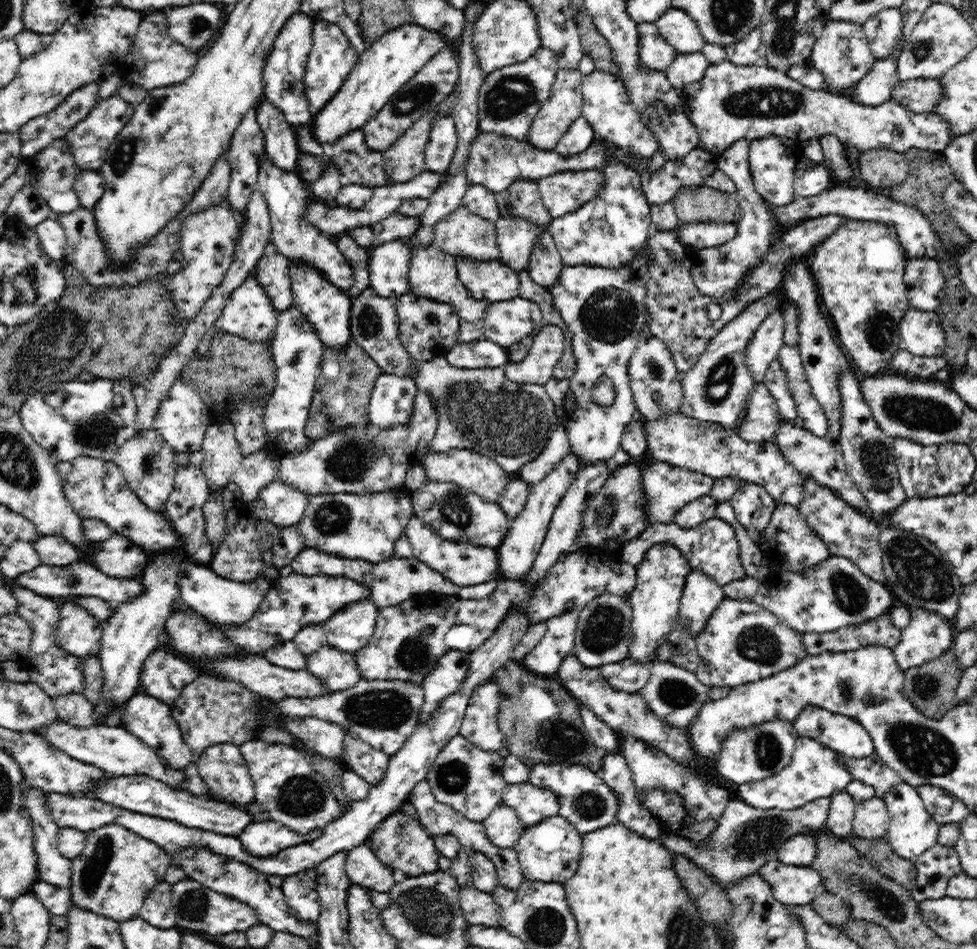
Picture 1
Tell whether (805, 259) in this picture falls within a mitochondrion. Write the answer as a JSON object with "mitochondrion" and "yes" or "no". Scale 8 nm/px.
{"mitochondrion":"no"}

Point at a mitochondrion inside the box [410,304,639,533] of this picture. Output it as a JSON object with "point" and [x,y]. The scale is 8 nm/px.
{"point":[512,423]}

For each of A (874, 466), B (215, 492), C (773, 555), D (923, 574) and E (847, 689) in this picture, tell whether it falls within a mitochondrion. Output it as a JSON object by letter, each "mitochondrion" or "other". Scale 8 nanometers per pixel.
{"A":"mitochondrion","B":"other","C":"other","D":"mitochondrion","E":"mitochondrion"}

